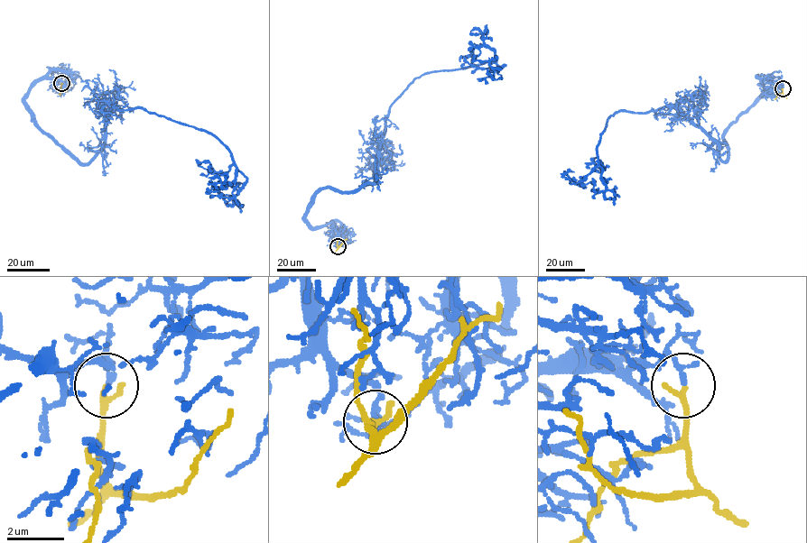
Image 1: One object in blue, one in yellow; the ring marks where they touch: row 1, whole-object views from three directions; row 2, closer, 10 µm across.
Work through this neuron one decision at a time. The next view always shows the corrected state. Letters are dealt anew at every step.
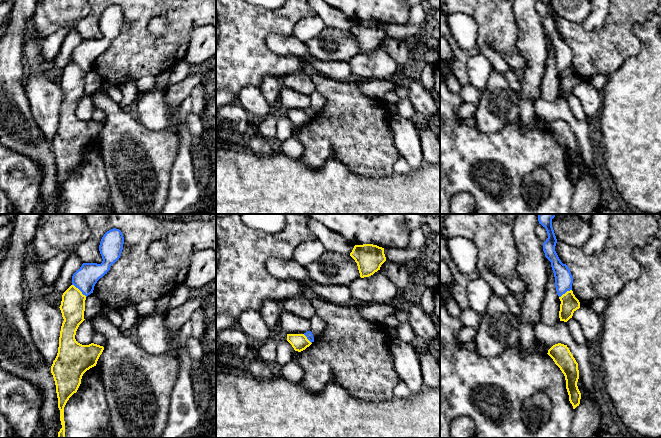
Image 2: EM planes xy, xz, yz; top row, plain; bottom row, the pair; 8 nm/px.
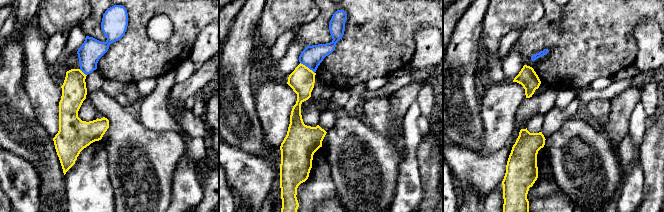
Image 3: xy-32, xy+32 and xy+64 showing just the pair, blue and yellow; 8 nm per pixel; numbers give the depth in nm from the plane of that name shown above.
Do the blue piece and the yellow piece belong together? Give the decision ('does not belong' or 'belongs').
does not belong

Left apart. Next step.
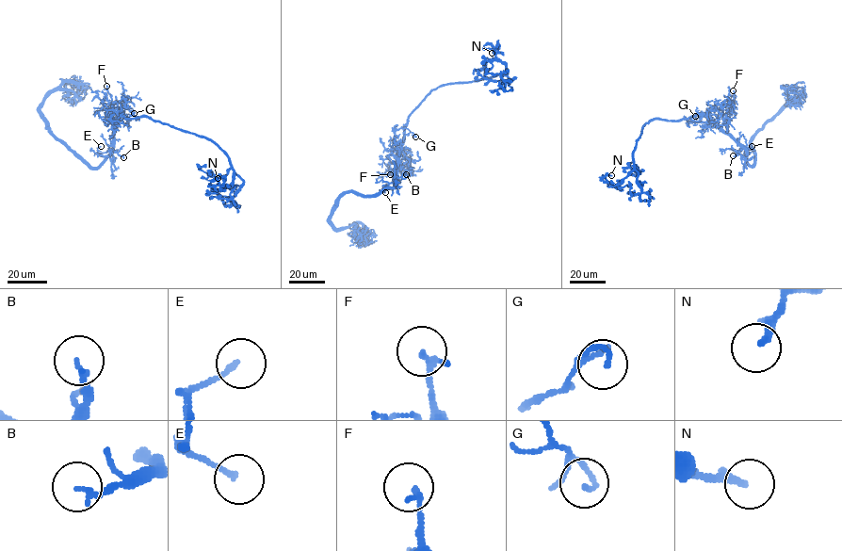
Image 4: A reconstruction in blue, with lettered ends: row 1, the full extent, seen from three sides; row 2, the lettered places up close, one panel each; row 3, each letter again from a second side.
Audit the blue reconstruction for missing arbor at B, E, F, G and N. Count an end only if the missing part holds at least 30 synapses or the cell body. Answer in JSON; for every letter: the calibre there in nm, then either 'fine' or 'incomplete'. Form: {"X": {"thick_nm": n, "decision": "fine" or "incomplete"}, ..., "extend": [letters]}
{"B": {"thick_nm": 140, "decision": "fine"}, "E": {"thick_nm": 140, "decision": "fine"}, "F": {"thick_nm": 170, "decision": "fine"}, "G": {"thick_nm": 120, "decision": "fine"}, "N": {"thick_nm": 220, "decision": "fine"}, "extend": []}

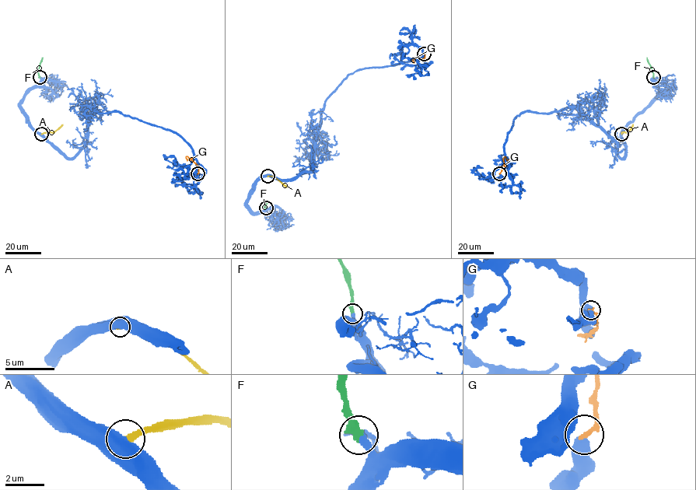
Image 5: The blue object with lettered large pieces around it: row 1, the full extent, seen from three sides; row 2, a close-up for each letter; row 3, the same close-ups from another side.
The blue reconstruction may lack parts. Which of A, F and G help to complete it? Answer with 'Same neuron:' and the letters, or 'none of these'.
Same neuron: F

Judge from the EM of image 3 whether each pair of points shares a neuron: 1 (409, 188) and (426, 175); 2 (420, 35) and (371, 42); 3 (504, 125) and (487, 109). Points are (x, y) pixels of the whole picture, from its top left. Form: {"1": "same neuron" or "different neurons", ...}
{"1": "different neurons", "2": "different neurons", "3": "same neuron"}

